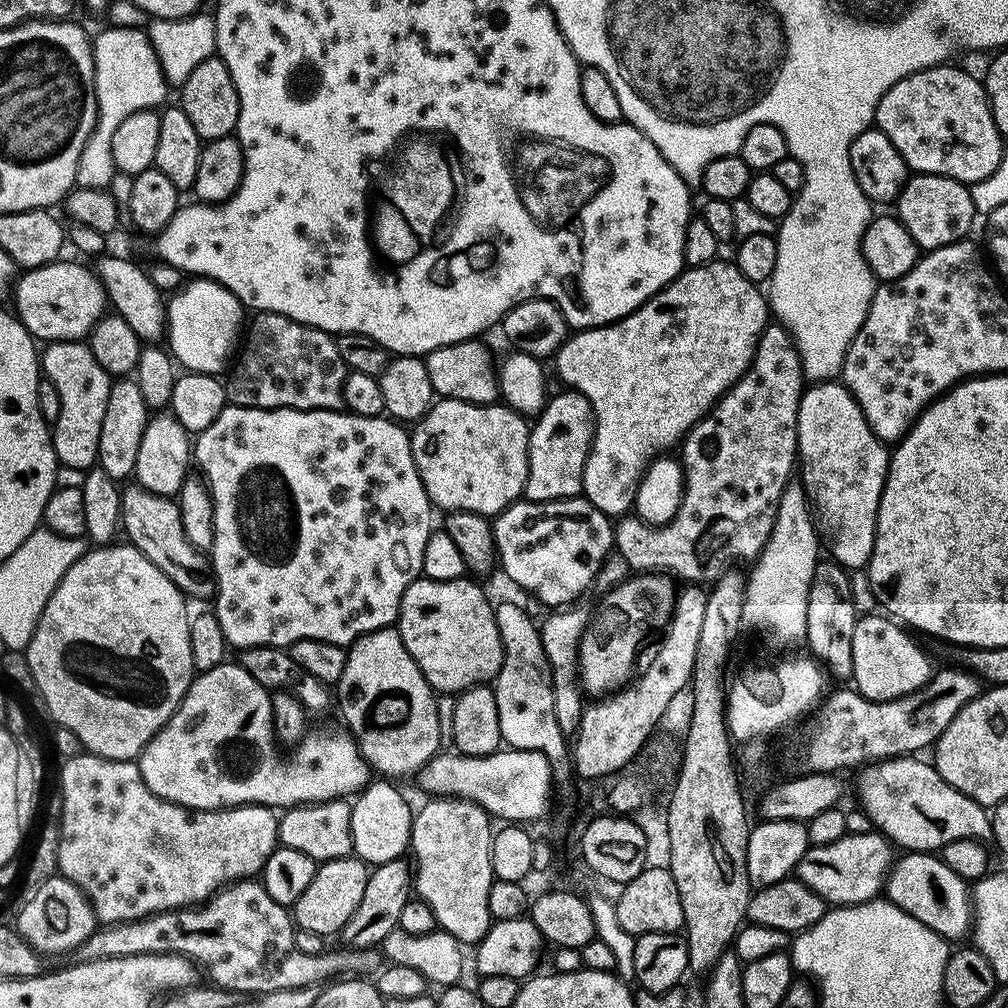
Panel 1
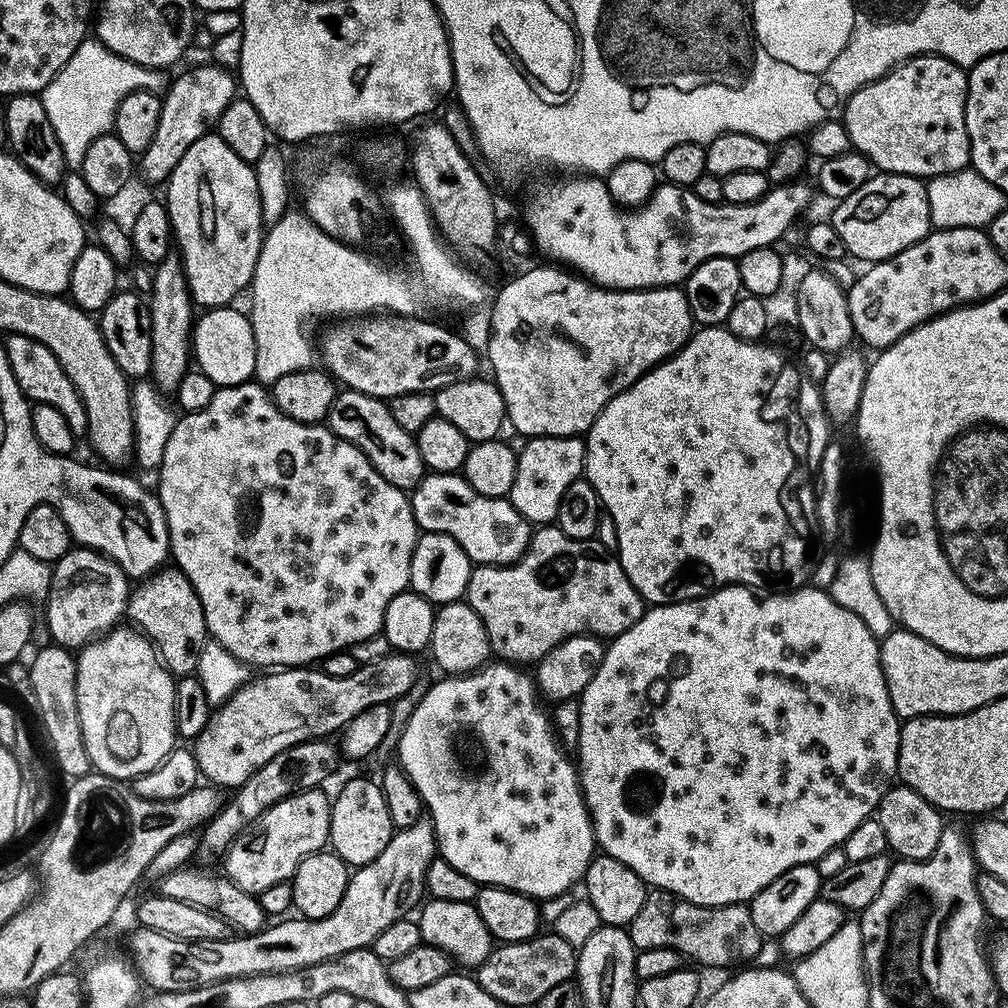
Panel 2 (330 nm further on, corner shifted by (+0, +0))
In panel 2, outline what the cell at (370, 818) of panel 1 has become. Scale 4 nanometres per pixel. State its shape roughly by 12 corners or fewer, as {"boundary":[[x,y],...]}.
{"boundary":[[375,779],[348,780],[332,800],[331,851],[353,869],[393,831]]}

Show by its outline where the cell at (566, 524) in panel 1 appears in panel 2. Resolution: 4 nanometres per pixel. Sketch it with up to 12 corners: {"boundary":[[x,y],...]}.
{"boundary":[[429,471],[417,529],[454,538],[473,565],[512,564],[533,525],[463,475]]}

